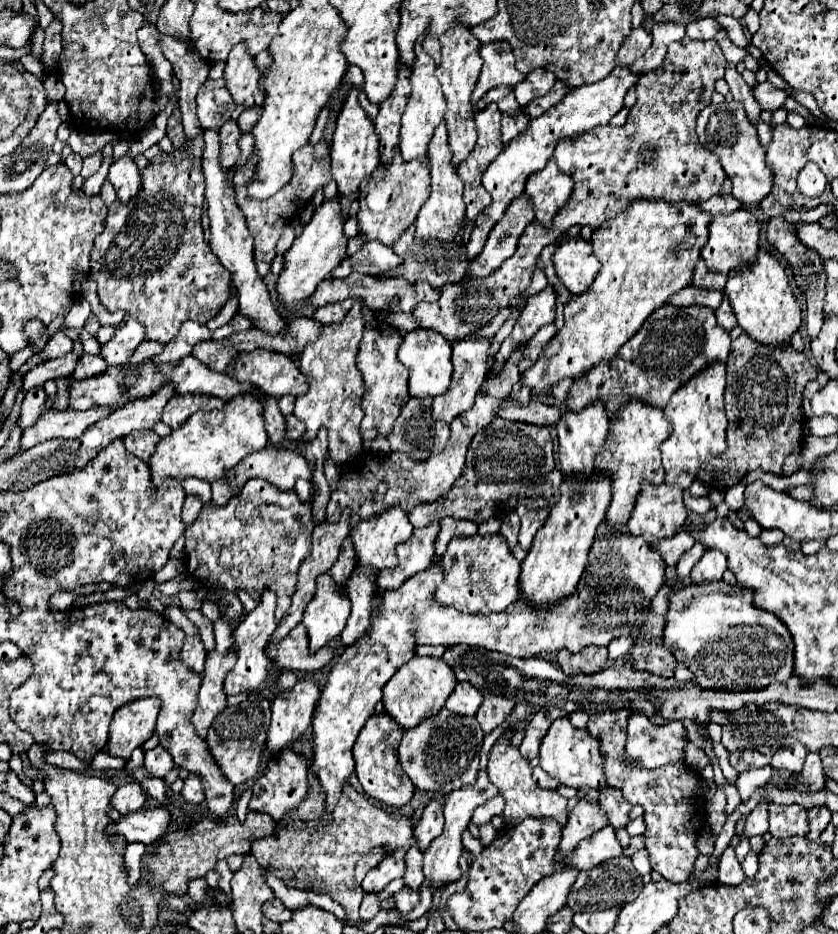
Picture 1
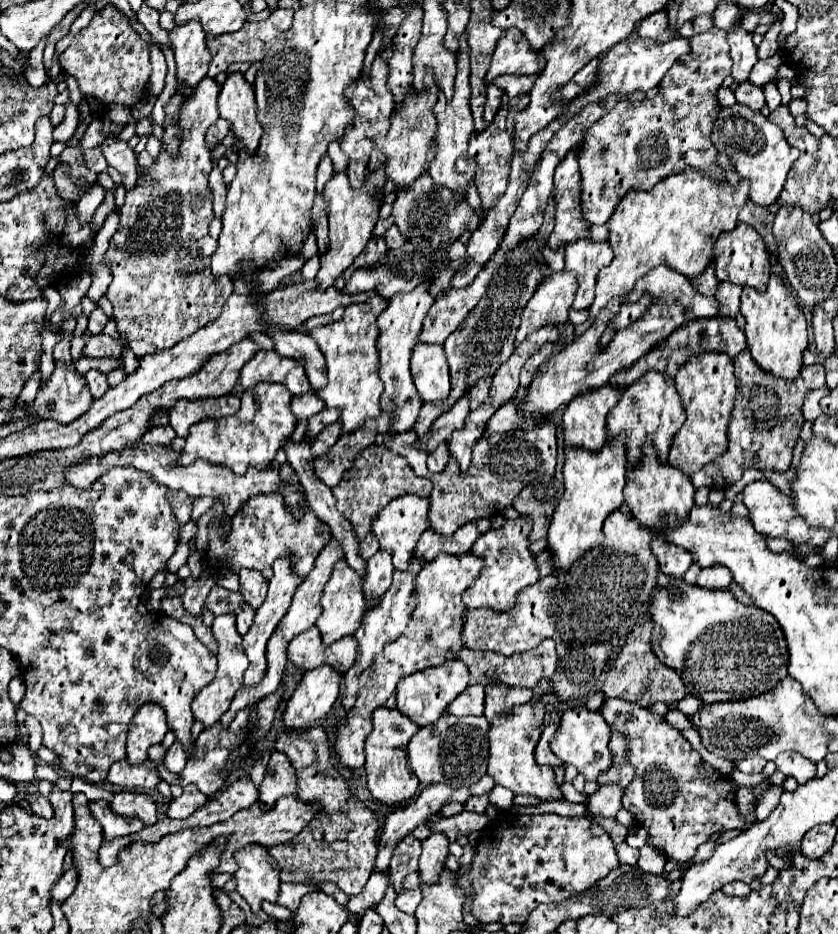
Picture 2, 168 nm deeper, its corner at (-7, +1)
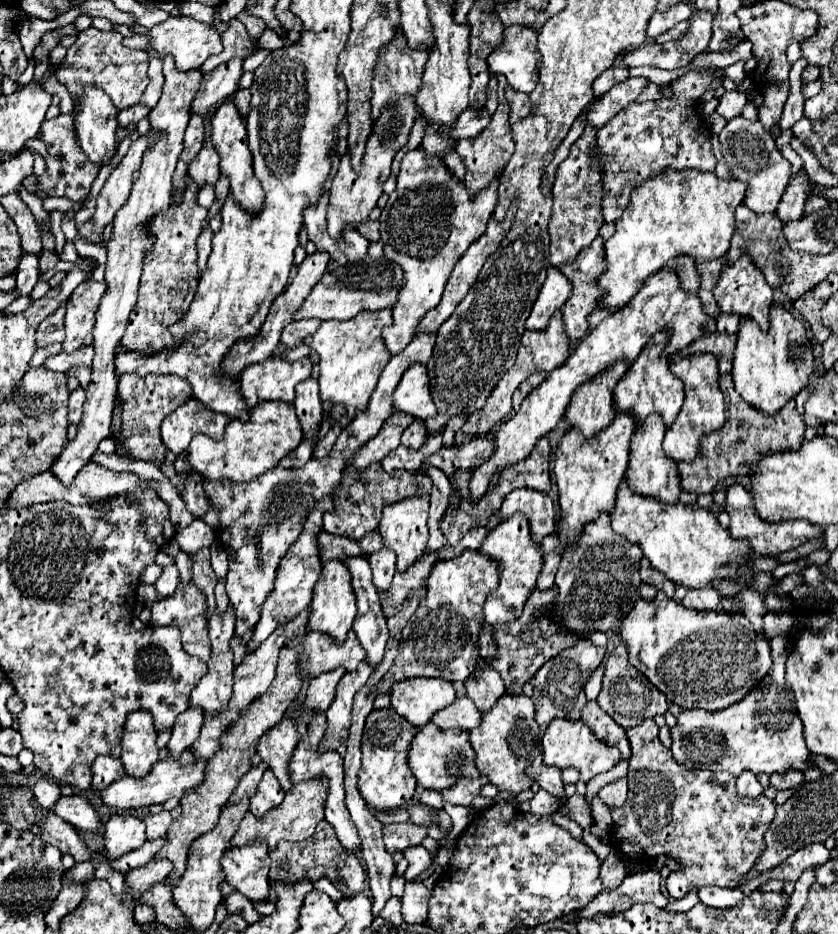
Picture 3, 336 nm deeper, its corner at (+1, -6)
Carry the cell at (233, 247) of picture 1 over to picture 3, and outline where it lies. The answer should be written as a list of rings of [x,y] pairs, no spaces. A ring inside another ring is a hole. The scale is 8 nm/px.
[[[306,378],[296,386],[296,400],[294,408],[298,414],[298,420],[304,428],[304,436],[314,440],[320,420],[322,420],[322,404],[320,404],[320,392],[318,392],[318,380]]]

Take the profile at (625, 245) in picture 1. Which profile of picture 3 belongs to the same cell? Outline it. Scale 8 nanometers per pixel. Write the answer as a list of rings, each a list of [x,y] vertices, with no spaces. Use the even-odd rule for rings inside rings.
[[[666,170],[632,190],[624,214],[616,220],[616,232],[606,240],[606,272],[598,280],[604,296],[598,308],[624,306],[652,272],[658,272],[674,256],[690,256],[708,262],[726,256],[734,232],[734,210],[742,202],[746,184],[722,180],[714,172]]]

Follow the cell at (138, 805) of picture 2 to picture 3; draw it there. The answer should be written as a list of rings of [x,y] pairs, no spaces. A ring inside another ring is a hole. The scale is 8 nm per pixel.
[[[112,814],[104,830],[104,846],[110,858],[118,858],[146,842],[144,822],[130,814]]]

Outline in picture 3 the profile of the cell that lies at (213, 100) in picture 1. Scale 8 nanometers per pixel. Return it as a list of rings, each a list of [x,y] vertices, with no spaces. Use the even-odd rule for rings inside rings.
[[[206,120],[206,132],[204,132],[204,146],[202,150],[196,154],[196,158],[190,162],[188,166],[190,176],[196,180],[198,186],[204,186],[206,182],[216,182],[218,178],[218,156],[216,156],[216,148],[212,144],[210,138],[210,130],[208,130],[208,120]]]

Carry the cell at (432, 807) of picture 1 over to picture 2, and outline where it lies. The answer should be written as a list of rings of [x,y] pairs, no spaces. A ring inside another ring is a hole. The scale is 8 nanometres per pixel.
[[[444,833],[430,835],[422,841],[420,855],[420,885],[436,885],[444,869],[444,859],[448,855],[448,837]]]

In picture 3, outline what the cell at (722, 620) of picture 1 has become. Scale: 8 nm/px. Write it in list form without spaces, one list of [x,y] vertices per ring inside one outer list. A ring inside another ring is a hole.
[[[658,592],[652,602],[638,600],[628,612],[628,618],[618,628],[622,640],[628,644],[630,664],[638,668],[660,692],[668,696],[670,702],[678,704],[682,710],[702,708],[702,710],[722,710],[740,702],[752,686],[764,680],[772,670],[770,642],[764,634],[756,630],[744,630],[744,614],[716,612],[716,610],[690,610],[680,602]]]

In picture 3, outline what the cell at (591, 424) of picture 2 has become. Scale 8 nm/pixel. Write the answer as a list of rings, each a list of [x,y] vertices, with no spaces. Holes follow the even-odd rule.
[[[622,360],[612,364],[608,372],[580,384],[566,408],[564,418],[572,428],[576,428],[584,438],[592,438],[602,432],[612,420],[612,390],[616,382],[624,376],[628,364]]]

